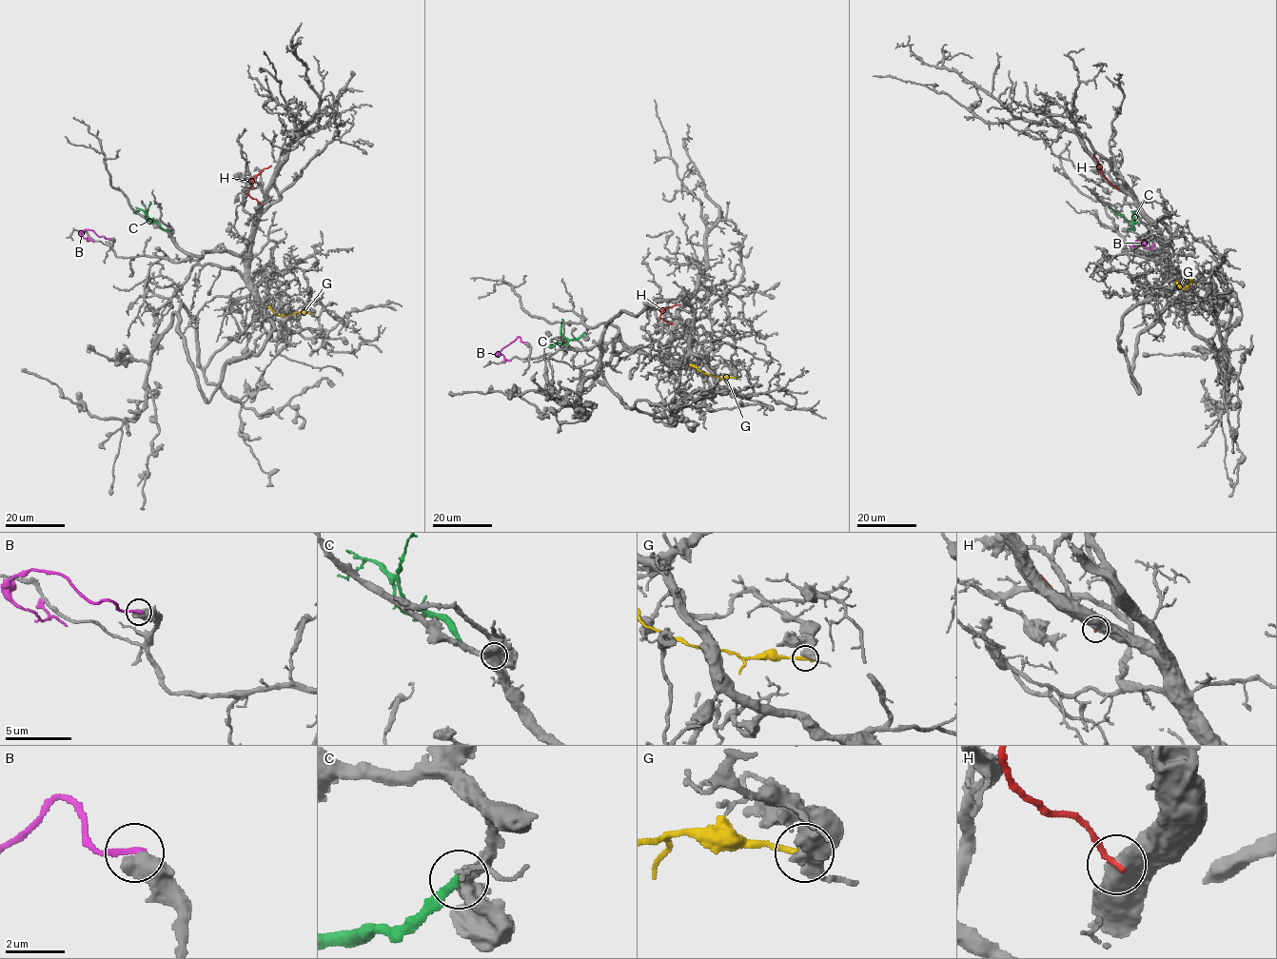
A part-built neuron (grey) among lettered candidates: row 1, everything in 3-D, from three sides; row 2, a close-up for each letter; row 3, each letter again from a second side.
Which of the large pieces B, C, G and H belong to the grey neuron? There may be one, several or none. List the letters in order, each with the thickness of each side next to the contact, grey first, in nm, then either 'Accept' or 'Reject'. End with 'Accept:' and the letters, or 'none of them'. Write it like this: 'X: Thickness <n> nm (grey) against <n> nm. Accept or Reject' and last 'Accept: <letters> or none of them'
B: Thickness 650 nm (grey) against 220 nm. Reject
C: Thickness 550 nm (grey) against 320 nm. Accept
G: Thickness 460 nm (grey) against 280 nm. Reject
H: Thickness 750 nm (grey) against 220 nm. Reject
Accept: C

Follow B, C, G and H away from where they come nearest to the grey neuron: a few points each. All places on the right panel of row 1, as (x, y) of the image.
B: (1134, 245), (1129, 245), (1137, 240), (1146, 247), (1150, 248), (1152, 244)
C: (1128, 230), (1131, 228), (1131, 223), (1108, 206)
G: (1191, 280), (1183, 288), (1175, 281)
H: (1118, 189), (1105, 175), (1093, 154)

